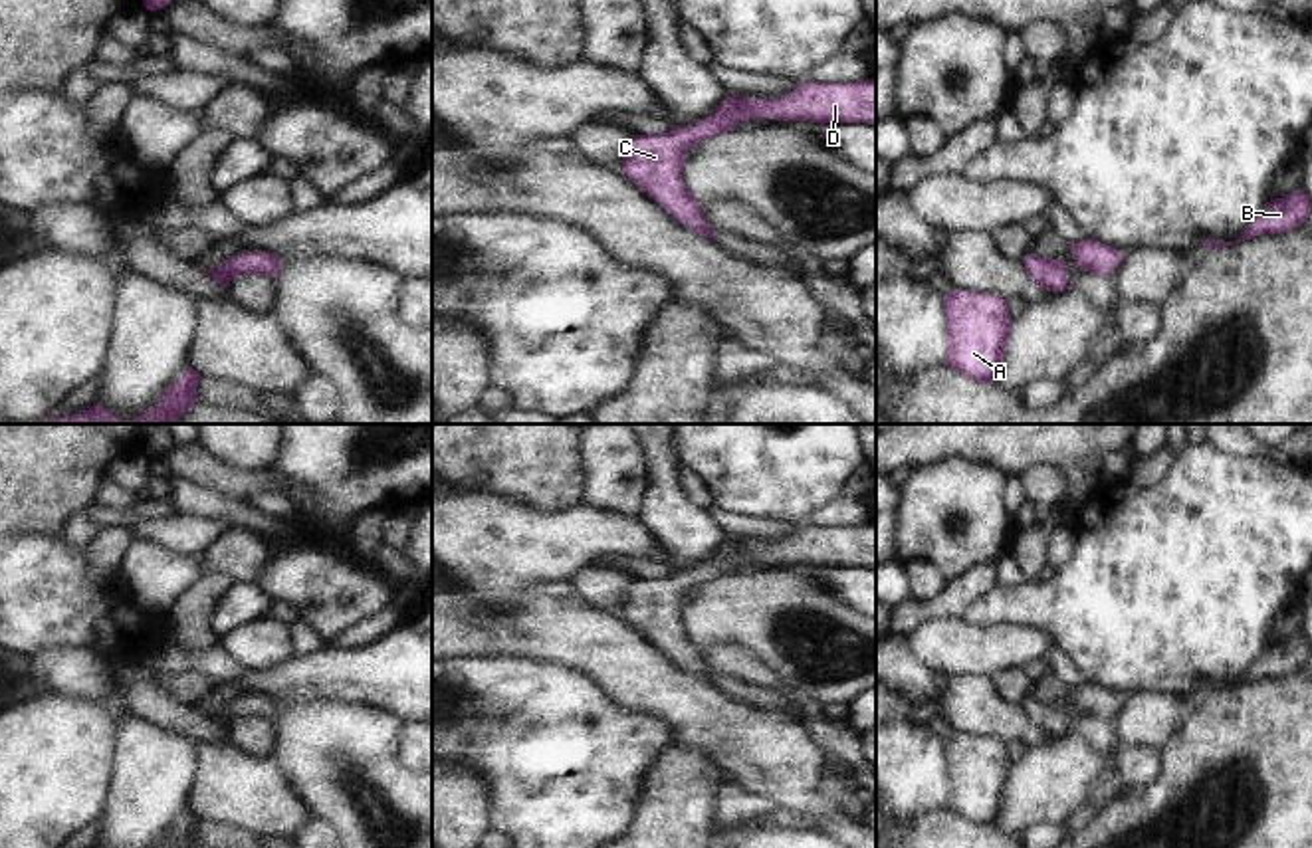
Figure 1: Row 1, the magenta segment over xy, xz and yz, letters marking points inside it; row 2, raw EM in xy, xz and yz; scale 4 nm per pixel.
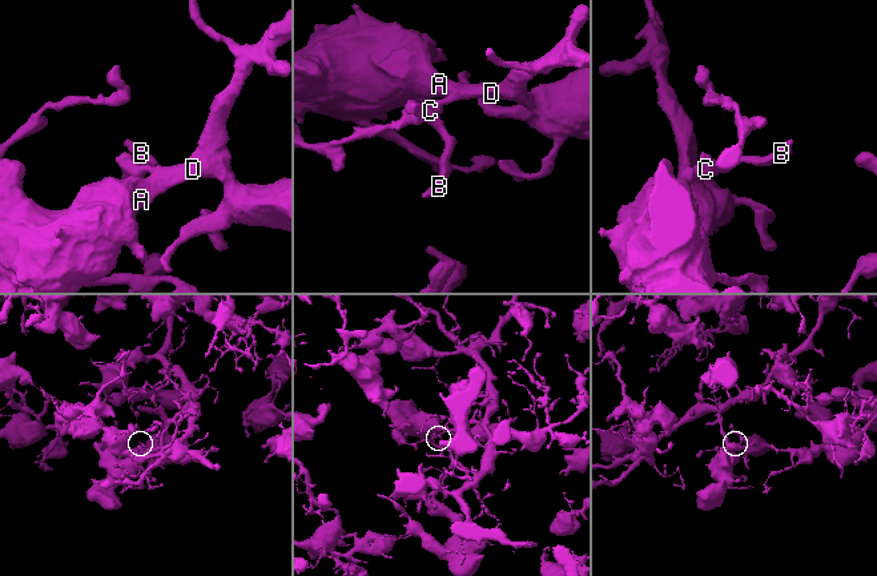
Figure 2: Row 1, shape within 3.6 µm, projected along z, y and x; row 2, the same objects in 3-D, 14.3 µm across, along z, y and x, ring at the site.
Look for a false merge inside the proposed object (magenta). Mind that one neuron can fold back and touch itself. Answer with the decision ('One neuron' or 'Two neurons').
One neuron.

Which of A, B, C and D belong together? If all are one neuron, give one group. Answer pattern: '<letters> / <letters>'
A B C D

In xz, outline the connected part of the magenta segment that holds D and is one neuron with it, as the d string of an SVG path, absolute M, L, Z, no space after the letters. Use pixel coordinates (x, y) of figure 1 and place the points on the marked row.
M876 77L860 83L811 79L773 99L727 95L715 113L694 125L676 125L666 135L636 135L624 147L622 174L680 224L719 240L706 222L700 202L684 184L682 170L694 143L735 131L741 121L749 119L876 125Z

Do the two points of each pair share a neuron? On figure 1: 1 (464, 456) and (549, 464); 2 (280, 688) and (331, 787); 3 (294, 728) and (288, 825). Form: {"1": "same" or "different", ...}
{"1": "same", "2": "different", "3": "different"}

